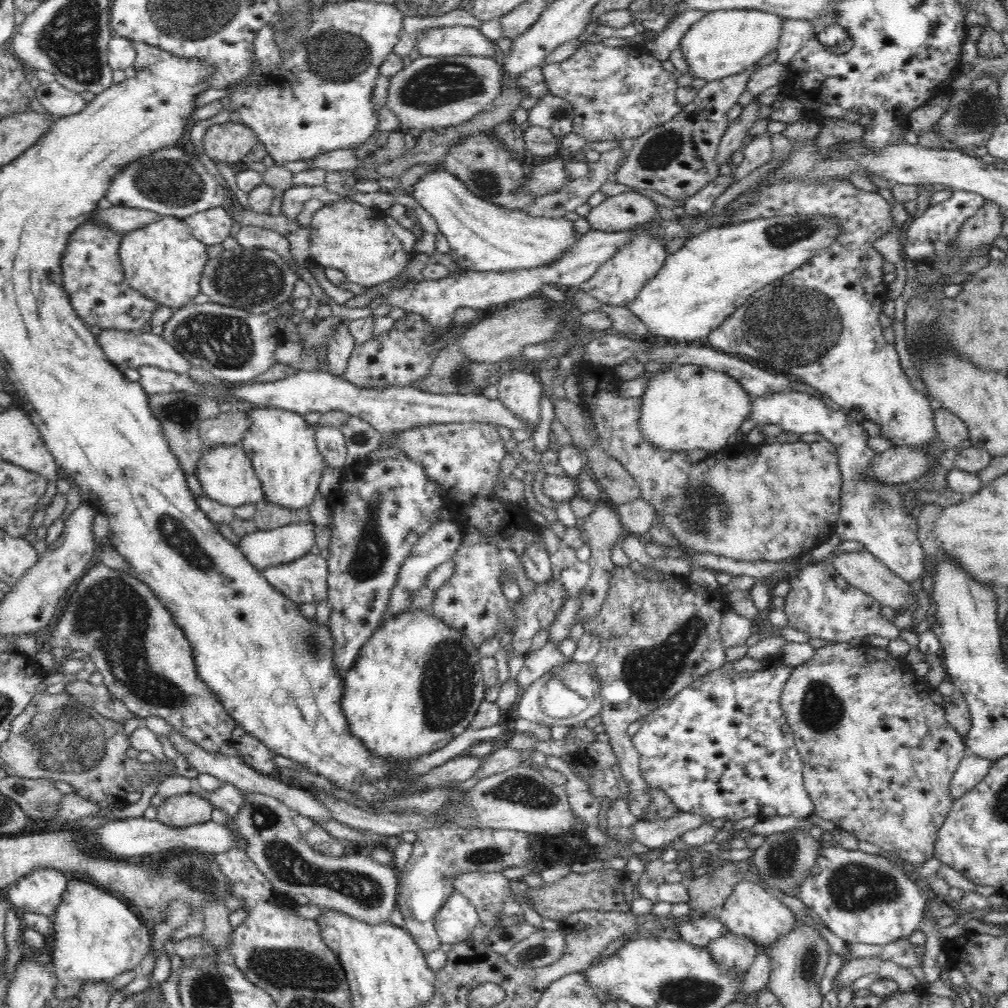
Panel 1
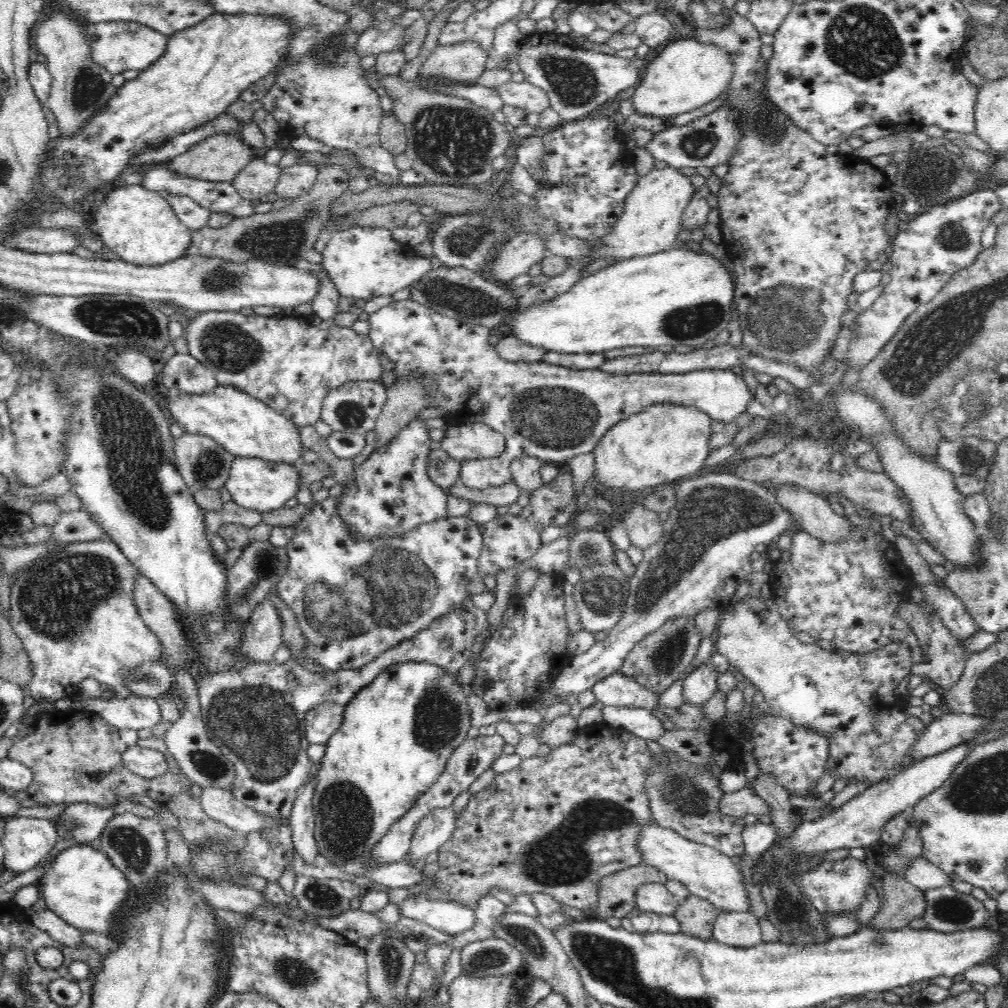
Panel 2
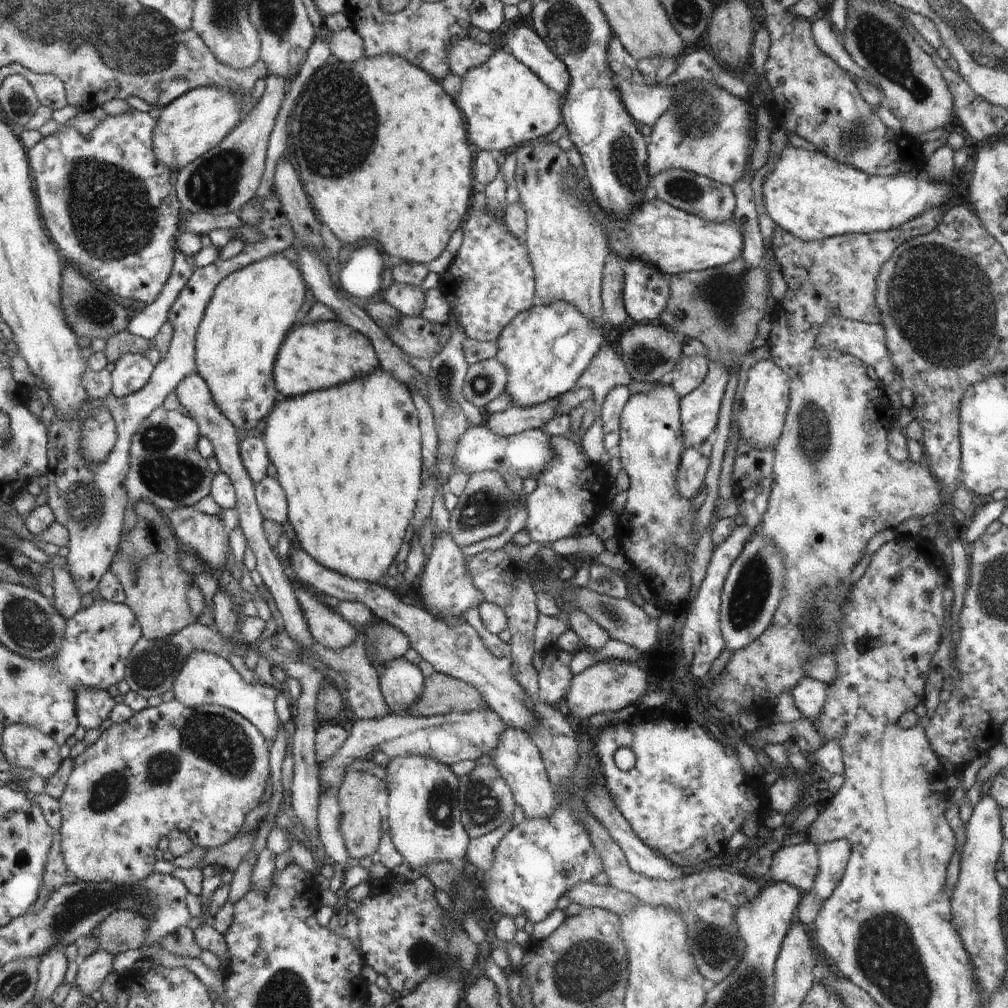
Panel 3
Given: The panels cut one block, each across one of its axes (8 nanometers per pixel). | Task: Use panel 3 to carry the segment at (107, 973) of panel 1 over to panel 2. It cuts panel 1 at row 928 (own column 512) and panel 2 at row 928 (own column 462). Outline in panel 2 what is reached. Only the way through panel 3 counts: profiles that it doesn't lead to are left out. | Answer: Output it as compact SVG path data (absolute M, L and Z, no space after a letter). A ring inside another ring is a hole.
M72 845L54 858L46 874L38 882L48 910L63 918L79 930L100 932L109 938L114 934L114 924L119 920L124 902L129 908L130 899L126 875L112 864L109 856L90 845Z

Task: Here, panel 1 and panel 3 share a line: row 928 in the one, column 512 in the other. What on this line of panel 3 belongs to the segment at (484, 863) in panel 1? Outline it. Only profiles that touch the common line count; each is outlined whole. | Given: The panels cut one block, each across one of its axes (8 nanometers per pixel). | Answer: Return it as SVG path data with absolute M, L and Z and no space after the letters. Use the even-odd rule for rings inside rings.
M557 398L533 407L513 406L507 411L487 415L485 426L502 437L540 429L556 415L556 406L558 406Z

